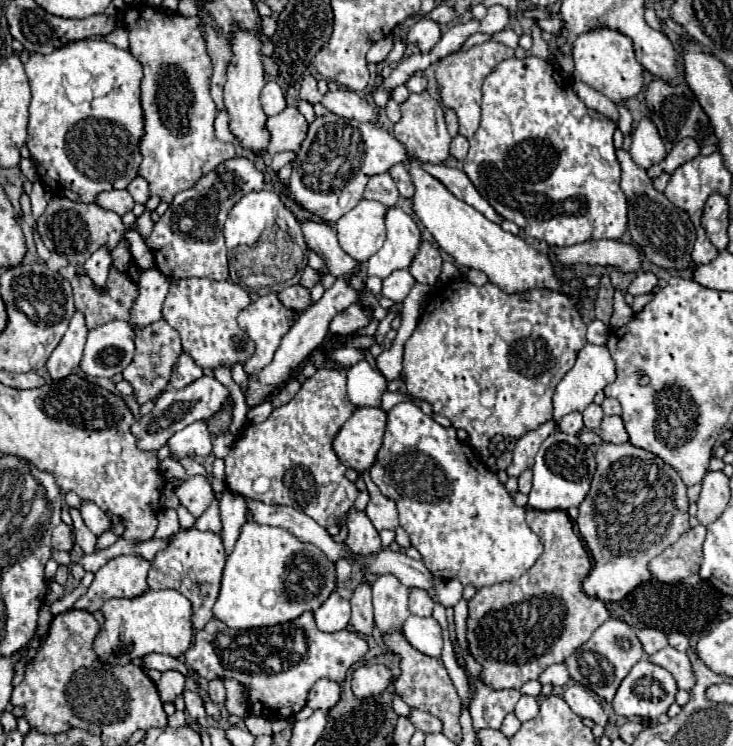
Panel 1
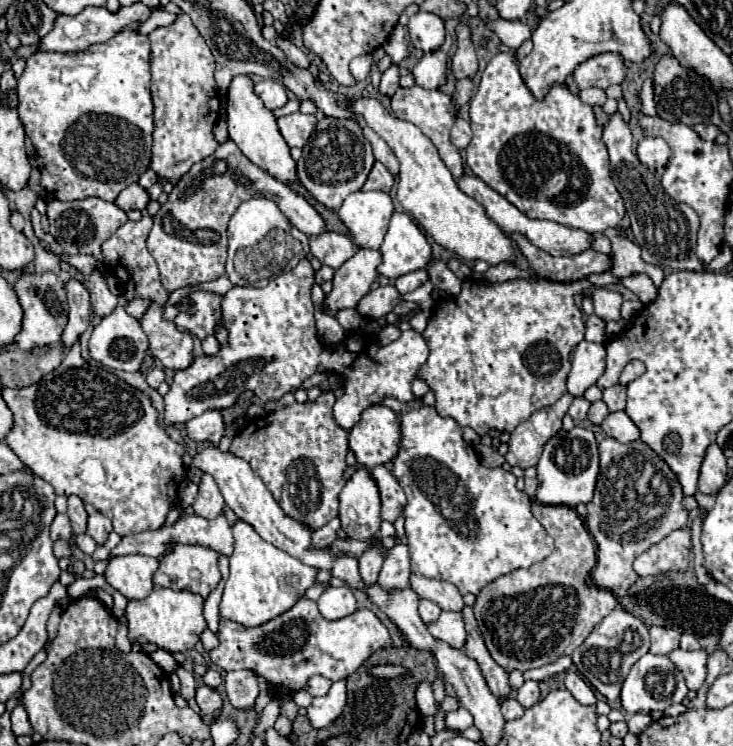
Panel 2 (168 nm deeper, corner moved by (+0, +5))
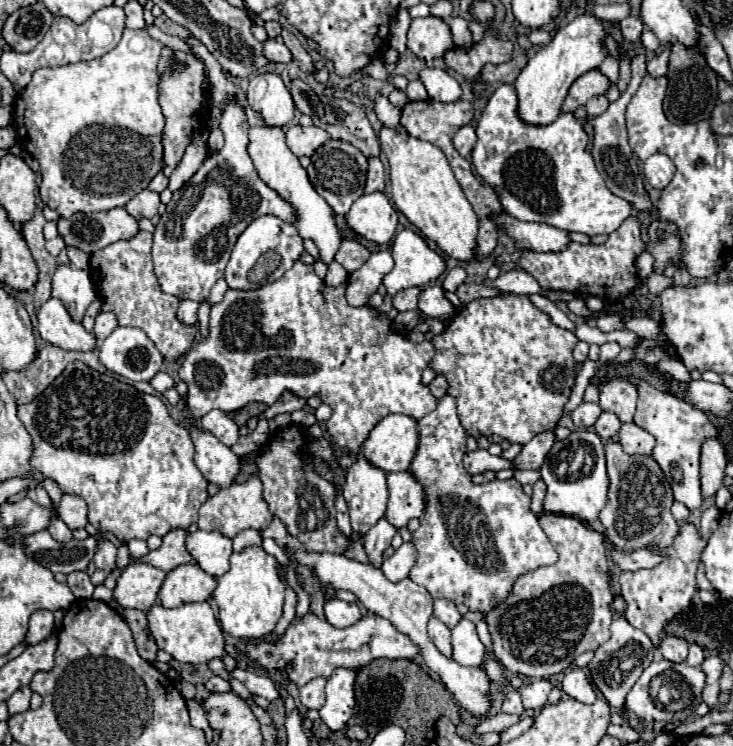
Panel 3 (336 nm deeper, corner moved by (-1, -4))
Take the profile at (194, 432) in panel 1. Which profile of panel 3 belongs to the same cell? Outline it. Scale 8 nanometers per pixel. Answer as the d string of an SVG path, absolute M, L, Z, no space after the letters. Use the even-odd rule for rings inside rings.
M212 410L208 412L202 420L202 430L214 434L222 444L232 446L238 440L238 426L228 418L228 414L224 414L222 410Z

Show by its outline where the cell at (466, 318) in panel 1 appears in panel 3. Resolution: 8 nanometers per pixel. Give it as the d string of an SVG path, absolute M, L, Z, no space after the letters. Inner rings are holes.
M500 294L494 298L476 298L458 310L442 334L432 338L436 356L430 368L448 380L448 394L456 400L458 420L466 434L474 438L496 434L510 444L526 444L534 434L552 430L562 418L576 378L576 362L572 358L576 342L574 332L556 326L528 296Z

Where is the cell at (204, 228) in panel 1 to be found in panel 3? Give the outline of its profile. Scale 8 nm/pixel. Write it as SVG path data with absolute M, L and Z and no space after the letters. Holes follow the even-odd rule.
M230 102L220 118L220 128L224 132L224 148L204 160L198 172L172 194L166 212L160 216L160 224L154 230L152 258L156 278L166 294L178 300L206 300L216 280L224 274L212 274L212 270L224 270L232 252L236 238L242 230L262 214L274 214L284 222L294 224L296 210L270 186L266 186L248 152L248 122L244 110Z

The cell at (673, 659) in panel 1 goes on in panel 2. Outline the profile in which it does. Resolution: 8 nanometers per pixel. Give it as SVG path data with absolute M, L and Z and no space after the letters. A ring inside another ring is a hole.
M675 649L667 655L685 675L687 687L689 689L699 689L705 681L707 675L707 651L699 649L699 651L683 651L683 649Z

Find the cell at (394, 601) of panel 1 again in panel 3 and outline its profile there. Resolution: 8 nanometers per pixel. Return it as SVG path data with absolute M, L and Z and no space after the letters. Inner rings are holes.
M412 542L402 544L392 558L386 558L382 564L382 572L390 582L400 582L402 578L408 578L412 566L416 562L416 548Z

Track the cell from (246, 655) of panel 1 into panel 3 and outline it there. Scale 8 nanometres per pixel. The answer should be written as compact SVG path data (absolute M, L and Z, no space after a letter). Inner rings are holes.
M308 612L302 618L294 618L286 632L280 638L276 638L276 642L272 642L272 638L274 634L268 634L254 642L240 642L236 644L236 648L248 660L252 660L254 666L264 668L268 672L284 672L288 664L292 664L292 668L288 670L288 678L296 686L304 686L318 676L330 678L336 668L360 670L376 658L412 660L414 656L418 656L418 646L414 646L408 636L400 634L386 618L380 618L376 614L368 614L348 628L334 628L326 620Z

